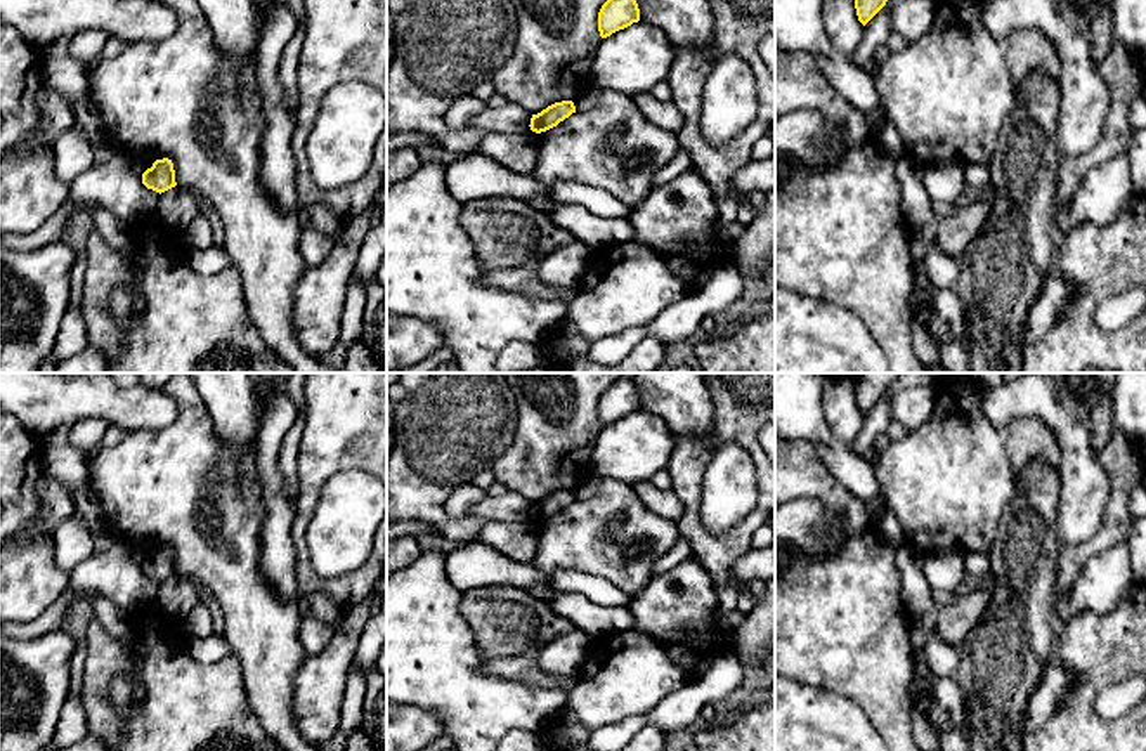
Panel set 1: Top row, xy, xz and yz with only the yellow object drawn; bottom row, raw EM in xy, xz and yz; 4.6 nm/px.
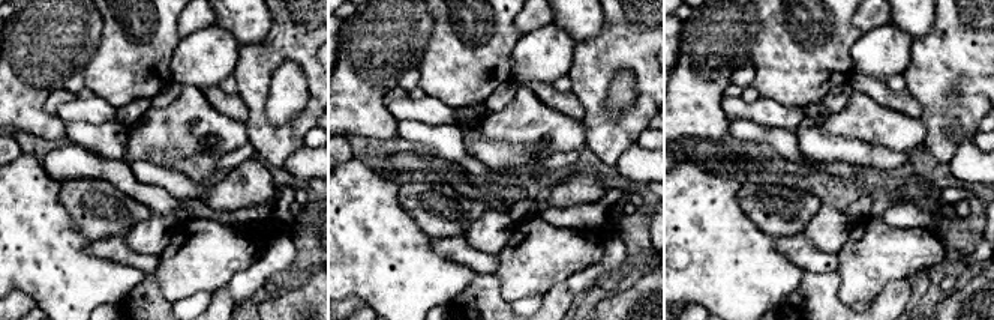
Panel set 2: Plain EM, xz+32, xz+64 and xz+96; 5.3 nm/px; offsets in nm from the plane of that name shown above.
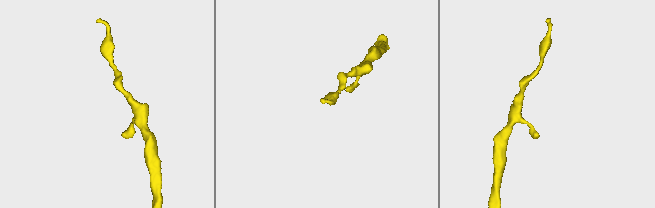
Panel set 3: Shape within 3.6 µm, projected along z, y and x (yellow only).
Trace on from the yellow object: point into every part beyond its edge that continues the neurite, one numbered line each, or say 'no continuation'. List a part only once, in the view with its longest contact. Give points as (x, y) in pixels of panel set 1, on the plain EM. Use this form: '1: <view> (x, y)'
no continuation

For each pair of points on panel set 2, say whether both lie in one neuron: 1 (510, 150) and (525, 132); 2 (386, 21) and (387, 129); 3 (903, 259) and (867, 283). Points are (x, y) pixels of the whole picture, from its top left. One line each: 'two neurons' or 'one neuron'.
1: two neurons
2: one neuron
3: one neuron

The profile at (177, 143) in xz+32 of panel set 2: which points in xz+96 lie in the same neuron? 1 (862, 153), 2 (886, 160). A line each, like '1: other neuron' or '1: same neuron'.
1: other neuron
2: other neuron

